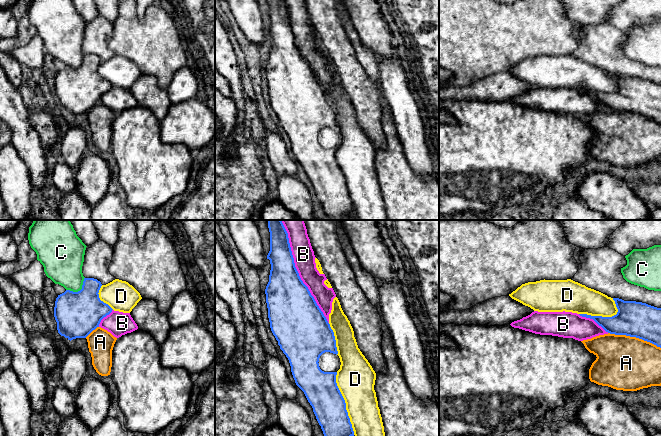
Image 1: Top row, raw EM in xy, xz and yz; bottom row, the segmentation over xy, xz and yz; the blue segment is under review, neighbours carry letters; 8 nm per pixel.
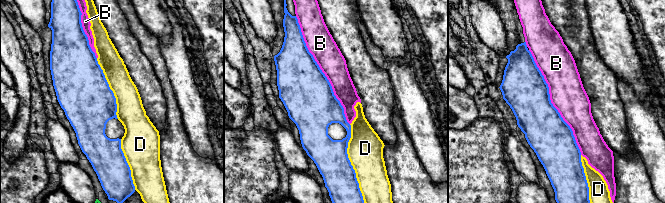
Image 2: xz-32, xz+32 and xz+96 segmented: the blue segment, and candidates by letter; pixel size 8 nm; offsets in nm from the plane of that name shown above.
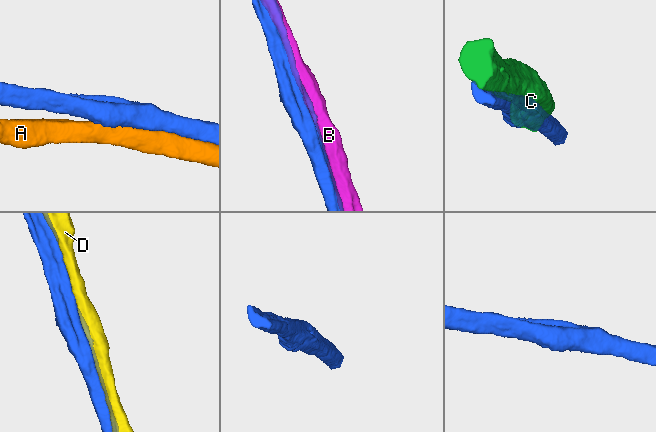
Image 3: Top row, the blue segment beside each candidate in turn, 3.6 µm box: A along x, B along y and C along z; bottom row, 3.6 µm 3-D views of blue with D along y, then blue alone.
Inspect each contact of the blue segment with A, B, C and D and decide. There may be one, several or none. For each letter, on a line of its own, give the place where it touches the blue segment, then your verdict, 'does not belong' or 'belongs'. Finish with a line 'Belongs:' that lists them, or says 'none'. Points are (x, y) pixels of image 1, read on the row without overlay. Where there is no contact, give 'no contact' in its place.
A: yz (634, 112) | does not belong
B: xz (298, 50) | belongs
C: xy (80, 66) | does not belong
D: xz (345, 179) | does not belong
Belongs: B

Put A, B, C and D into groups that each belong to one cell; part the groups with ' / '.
A / B / C / D

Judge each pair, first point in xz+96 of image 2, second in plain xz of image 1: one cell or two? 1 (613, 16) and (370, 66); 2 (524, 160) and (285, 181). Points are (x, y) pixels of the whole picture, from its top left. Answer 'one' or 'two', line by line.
1: two
2: two

